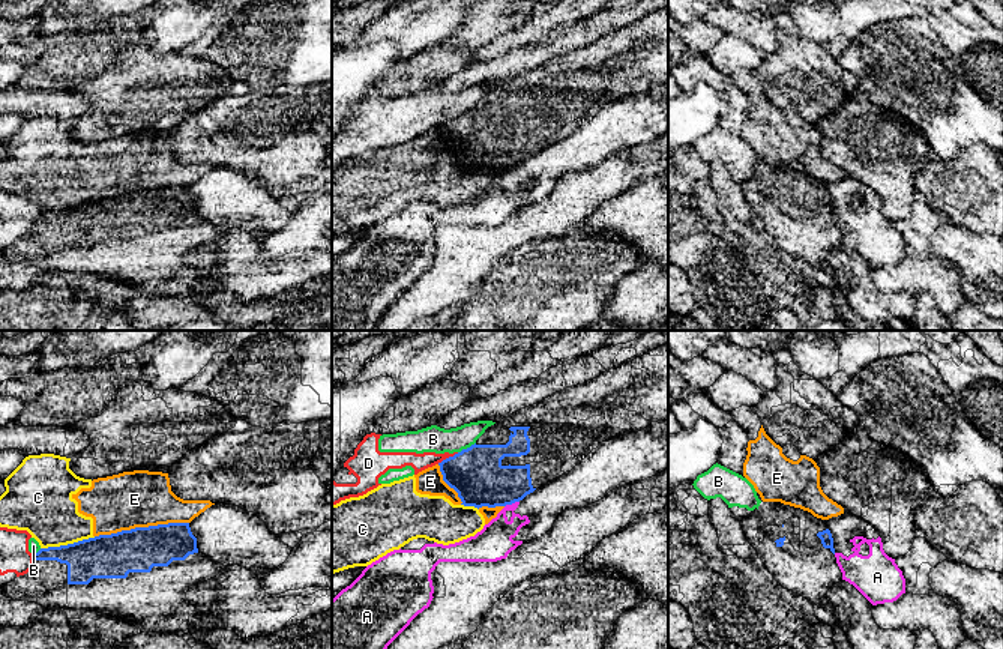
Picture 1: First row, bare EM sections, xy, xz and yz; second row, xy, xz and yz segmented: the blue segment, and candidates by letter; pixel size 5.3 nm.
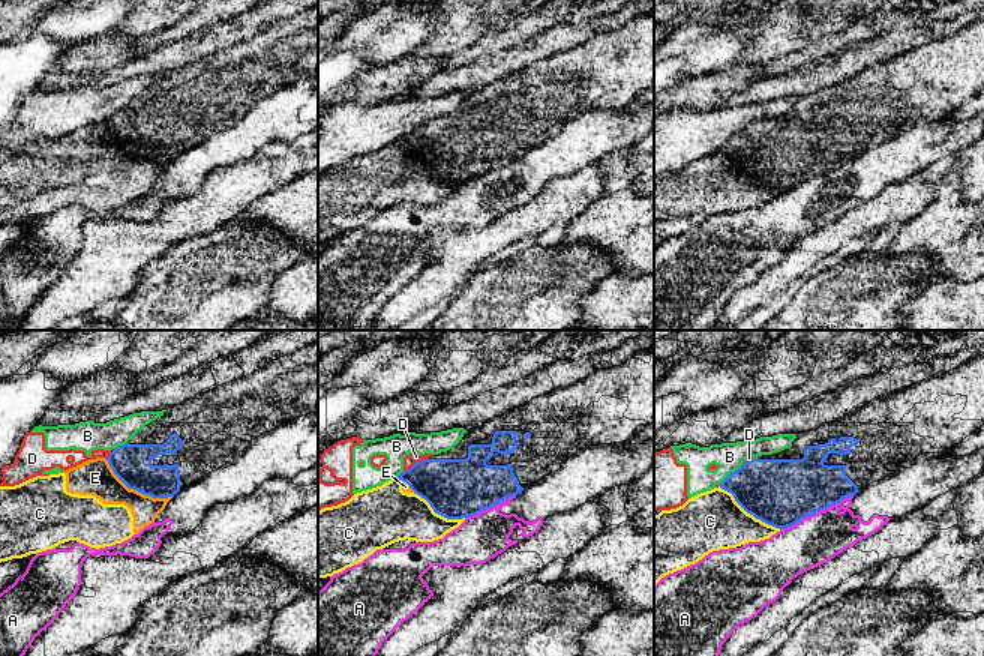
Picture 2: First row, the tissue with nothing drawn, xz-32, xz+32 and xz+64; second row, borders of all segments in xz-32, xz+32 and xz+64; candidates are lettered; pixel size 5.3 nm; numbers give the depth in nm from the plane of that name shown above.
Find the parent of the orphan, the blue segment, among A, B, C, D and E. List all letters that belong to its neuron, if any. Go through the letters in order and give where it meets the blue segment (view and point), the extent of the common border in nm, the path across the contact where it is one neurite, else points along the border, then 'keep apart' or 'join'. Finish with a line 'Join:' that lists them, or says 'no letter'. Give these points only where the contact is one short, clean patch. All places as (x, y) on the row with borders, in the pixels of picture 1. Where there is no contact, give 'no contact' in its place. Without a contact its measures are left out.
A: xz (511, 504) | 90 nm | keep apart
B: xz (467, 448) | 110 nm | keep apart
C: xy (68, 544) | 300 nm | keep apart
D: xz (449, 457) | 130 nm | keep apart
E: xy (141, 528) | 500 nm | keep apart
Join: no letter

